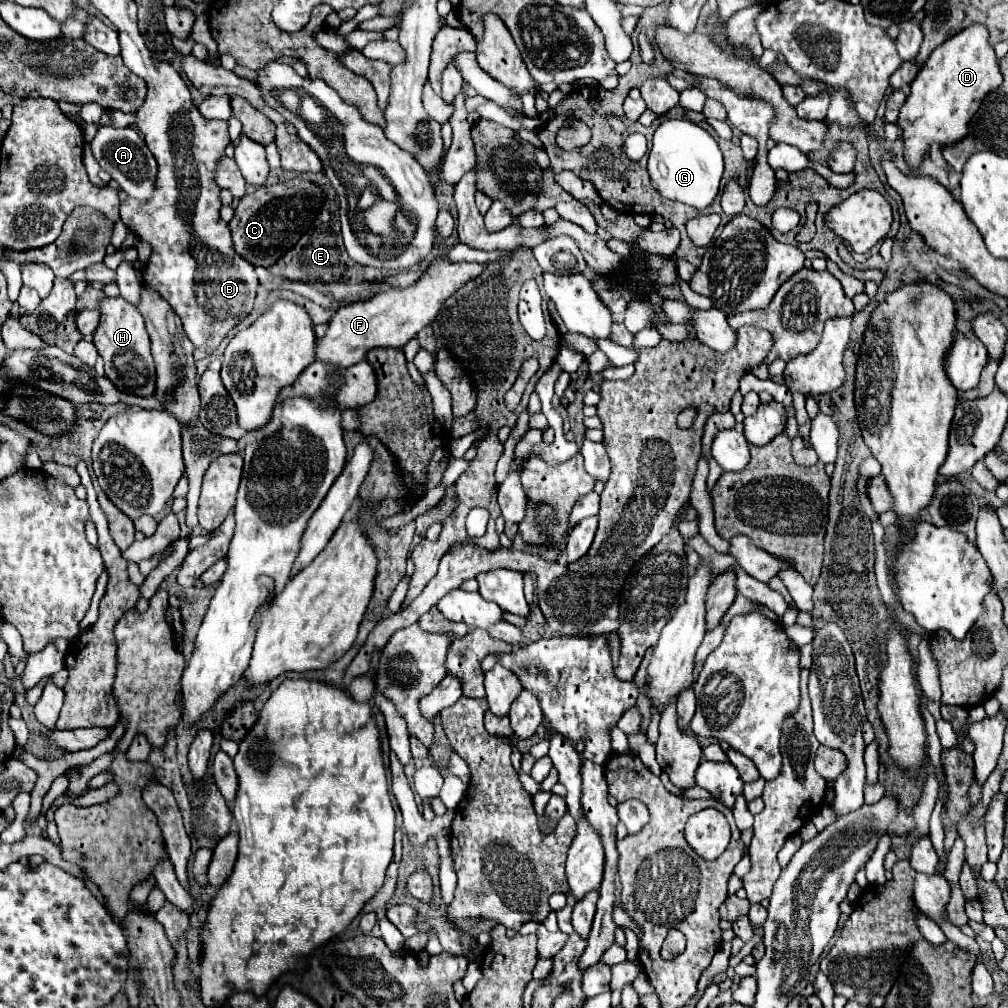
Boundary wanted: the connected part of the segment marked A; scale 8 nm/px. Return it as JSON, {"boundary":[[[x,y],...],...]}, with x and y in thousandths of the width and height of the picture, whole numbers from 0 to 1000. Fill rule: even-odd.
{"boundary":[[[107,124],[99,126],[93,138],[89,140],[89,148],[95,160],[99,162],[99,166],[111,174],[111,178],[117,182],[117,186],[125,193],[139,197],[139,199],[147,199],[151,195],[153,186],[155,186],[157,164],[155,164],[153,154],[147,150],[143,138],[133,126],[125,126],[125,128],[113,128]]]}

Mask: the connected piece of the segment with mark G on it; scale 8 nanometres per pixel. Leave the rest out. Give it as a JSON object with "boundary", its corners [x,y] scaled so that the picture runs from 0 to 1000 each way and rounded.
{"boundary":[[[661,118],[649,132],[647,150],[643,156],[643,170],[649,180],[649,186],[659,195],[677,199],[696,209],[708,199],[714,188],[718,160],[712,142],[700,128],[687,120]]]}

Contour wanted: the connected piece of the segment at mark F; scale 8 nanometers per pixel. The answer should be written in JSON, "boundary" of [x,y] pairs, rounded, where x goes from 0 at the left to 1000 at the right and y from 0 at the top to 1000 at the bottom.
{"boundary":[[[431,257],[409,285],[389,287],[387,291],[377,291],[367,299],[337,305],[329,313],[323,332],[313,340],[313,358],[343,366],[355,358],[361,358],[365,348],[371,344],[401,344],[415,332],[415,328],[431,318],[438,299],[442,299],[450,287],[456,287],[464,277],[476,273],[478,269],[480,265],[476,261],[444,261]]]}

